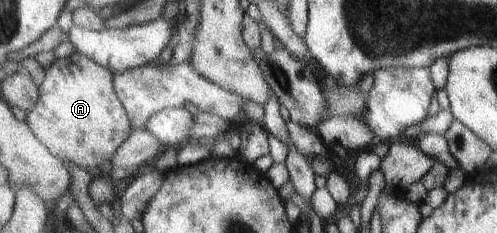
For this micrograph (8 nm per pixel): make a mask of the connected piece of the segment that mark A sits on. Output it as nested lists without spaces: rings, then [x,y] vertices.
[[[76,51],[64,59],[56,59],[49,68],[45,69],[43,84],[40,87],[41,98],[32,112],[24,115],[30,123],[33,132],[50,148],[55,156],[71,165],[71,167],[98,167],[109,172],[111,162],[118,149],[134,133],[133,123],[129,118],[121,99],[117,96],[113,82],[115,73],[96,60]]]

